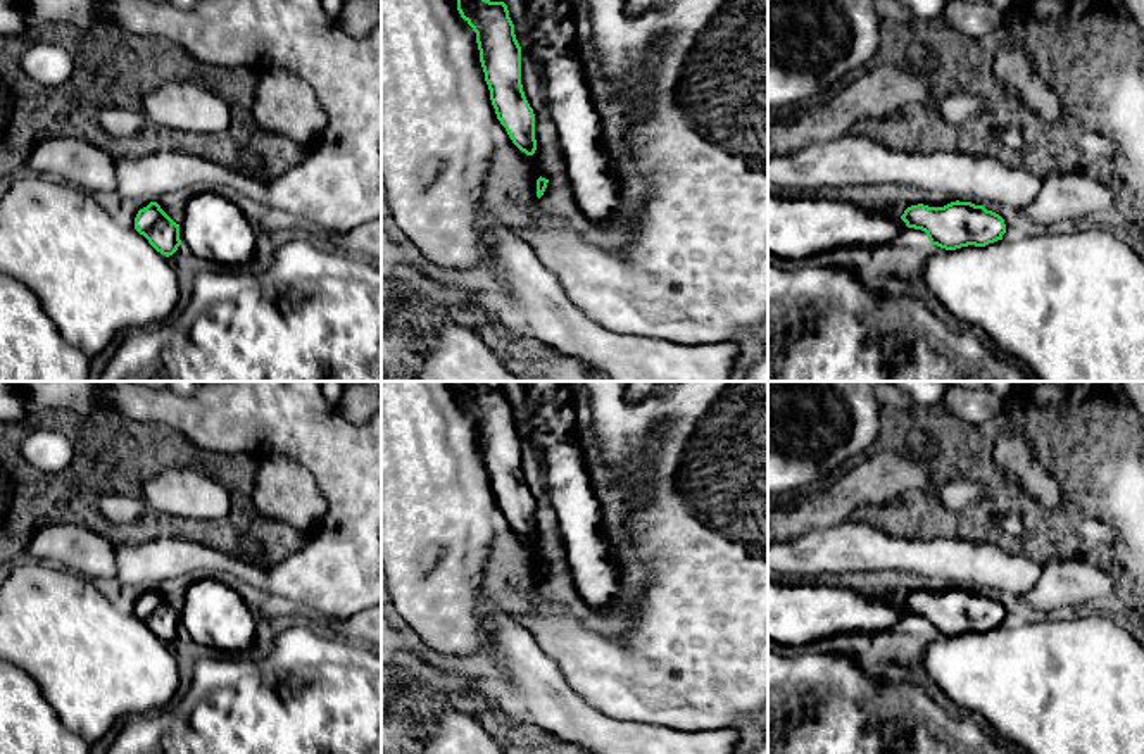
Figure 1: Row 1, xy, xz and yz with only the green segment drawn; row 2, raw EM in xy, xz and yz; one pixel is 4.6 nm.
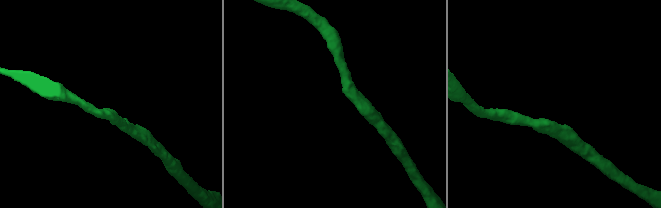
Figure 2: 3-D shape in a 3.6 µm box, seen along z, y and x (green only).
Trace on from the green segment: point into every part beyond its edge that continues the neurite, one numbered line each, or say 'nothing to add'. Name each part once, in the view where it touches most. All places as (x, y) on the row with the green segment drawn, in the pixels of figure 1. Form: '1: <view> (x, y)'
nothing to add

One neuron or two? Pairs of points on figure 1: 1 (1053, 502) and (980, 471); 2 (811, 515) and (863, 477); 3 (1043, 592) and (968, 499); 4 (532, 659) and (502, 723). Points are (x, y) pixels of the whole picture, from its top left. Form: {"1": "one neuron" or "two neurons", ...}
{"1": "two neurons", "2": "one neuron", "3": "one neuron", "4": "two neurons"}

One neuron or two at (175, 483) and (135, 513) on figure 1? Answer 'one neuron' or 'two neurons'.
one neuron

